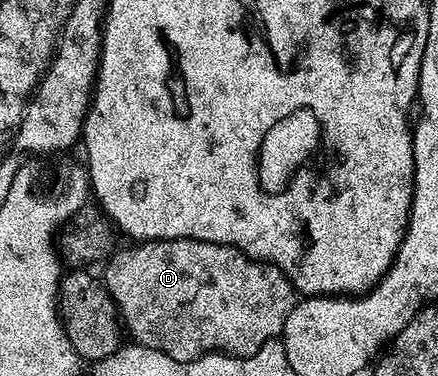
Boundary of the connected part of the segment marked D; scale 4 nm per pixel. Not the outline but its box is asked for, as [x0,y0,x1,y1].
[103,240,295,360]

